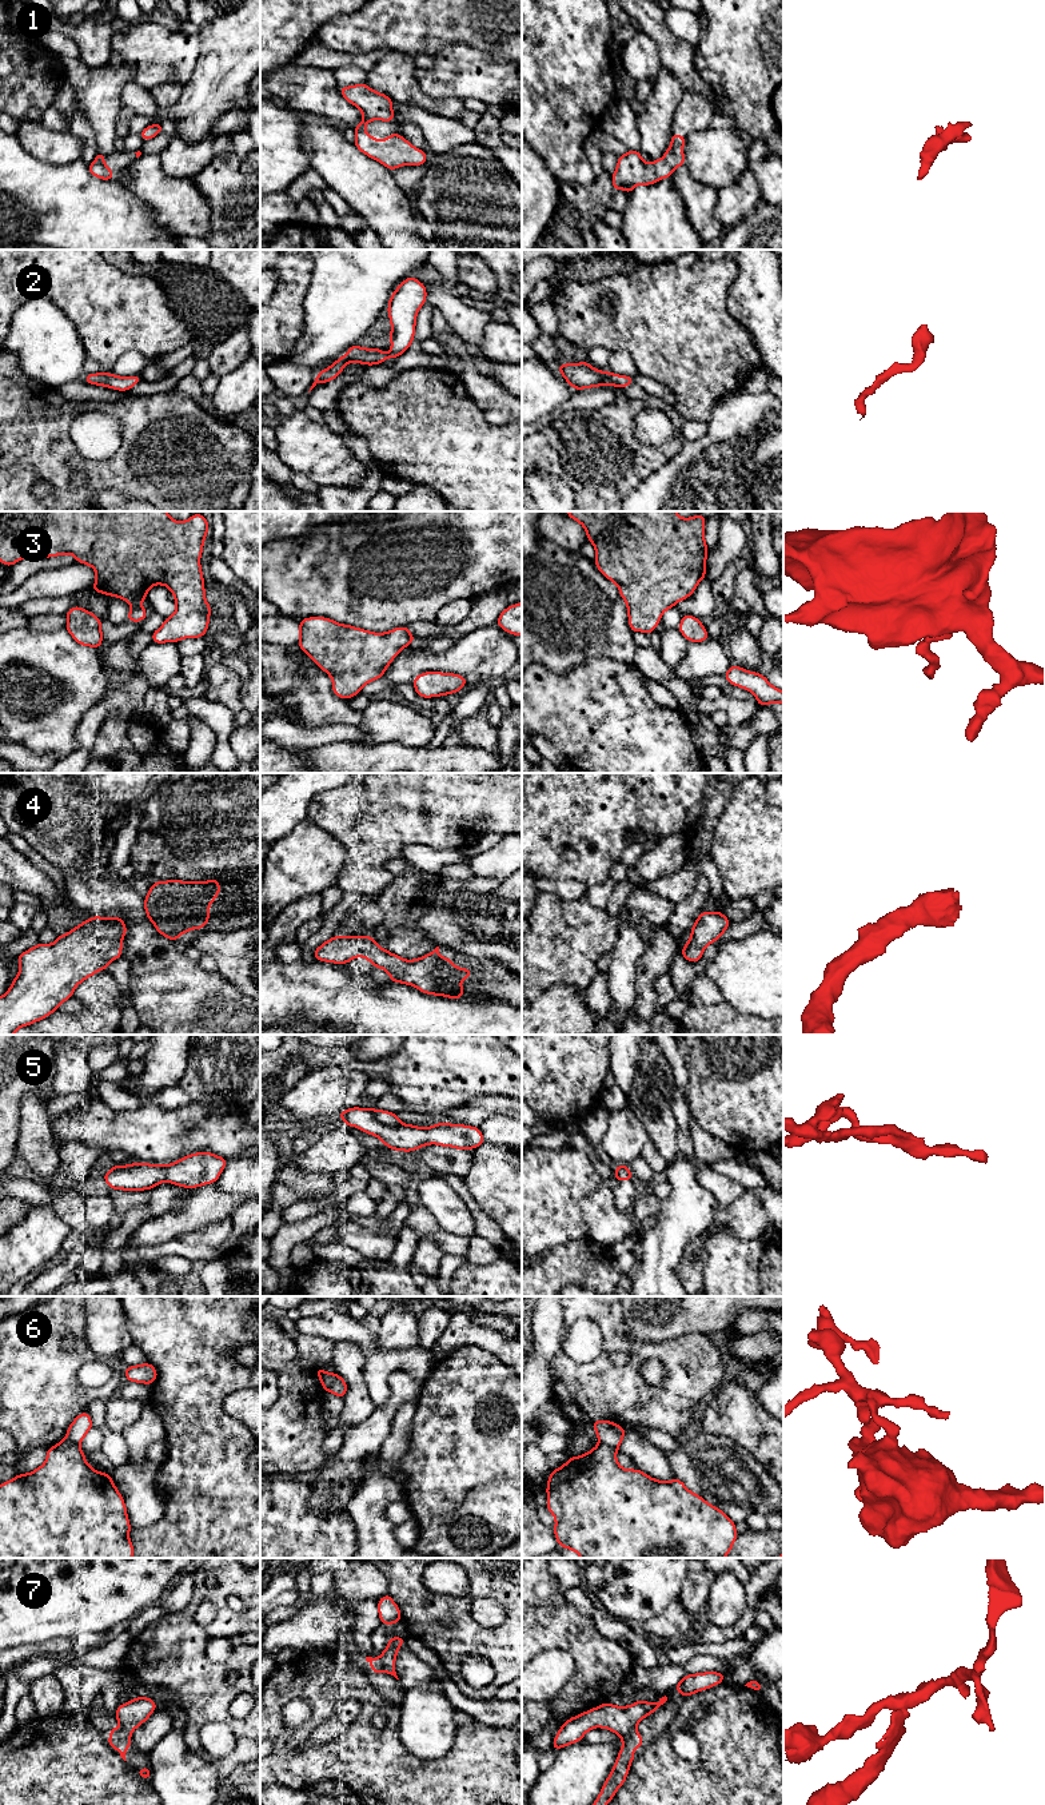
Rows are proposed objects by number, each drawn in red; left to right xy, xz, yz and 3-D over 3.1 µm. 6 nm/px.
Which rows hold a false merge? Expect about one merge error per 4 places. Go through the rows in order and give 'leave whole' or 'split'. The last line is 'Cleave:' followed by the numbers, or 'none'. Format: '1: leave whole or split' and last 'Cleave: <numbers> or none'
1: leave whole
2: leave whole
3: leave whole
4: leave whole
5: leave whole
6: split
7: split
Cleave: 6, 7

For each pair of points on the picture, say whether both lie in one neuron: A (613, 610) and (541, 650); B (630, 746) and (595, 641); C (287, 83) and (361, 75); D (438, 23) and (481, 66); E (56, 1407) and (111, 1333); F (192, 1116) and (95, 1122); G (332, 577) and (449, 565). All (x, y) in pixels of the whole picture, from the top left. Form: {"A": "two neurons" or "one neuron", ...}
{"A": "one neuron", "B": "two neurons", "C": "two neurons", "D": "two neurons", "E": "two neurons", "F": "one neuron", "G": "one neuron"}

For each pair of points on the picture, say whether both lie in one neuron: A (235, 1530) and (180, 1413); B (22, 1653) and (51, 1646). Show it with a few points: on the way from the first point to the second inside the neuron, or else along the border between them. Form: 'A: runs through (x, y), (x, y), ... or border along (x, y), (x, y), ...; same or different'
A: runs through (234, 1501), (216, 1473), (203, 1442); same
B: runs through (28, 1652), (44, 1648); same

